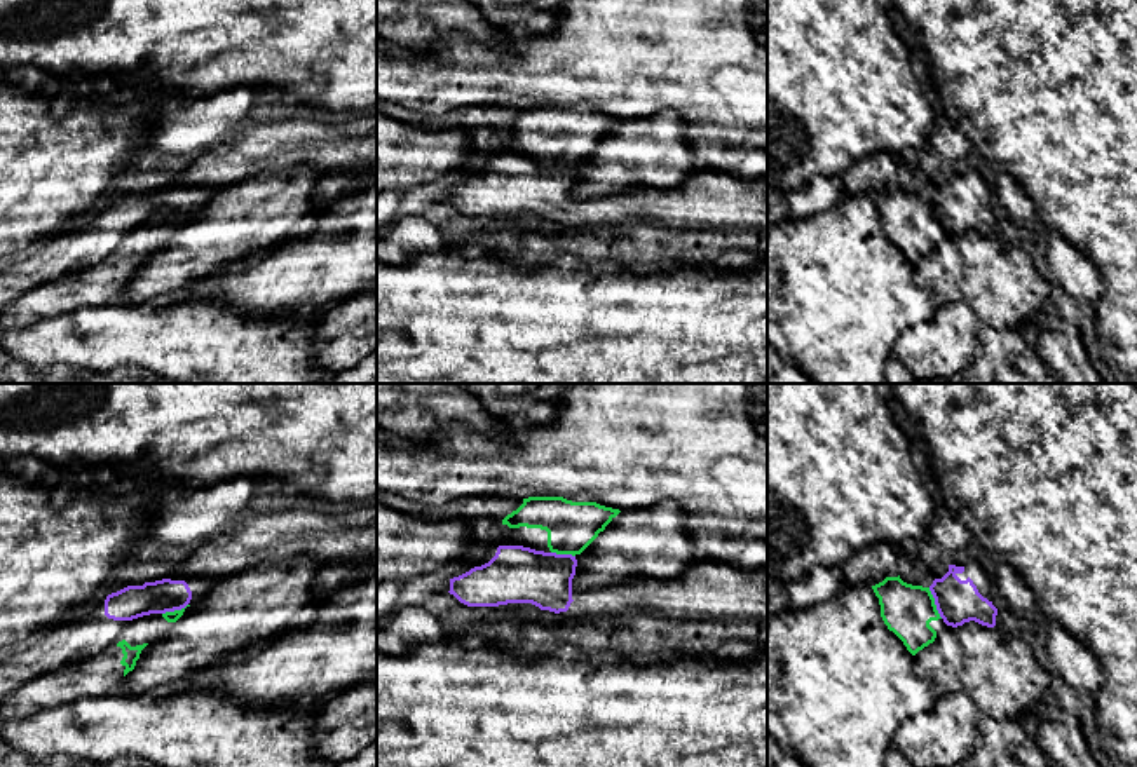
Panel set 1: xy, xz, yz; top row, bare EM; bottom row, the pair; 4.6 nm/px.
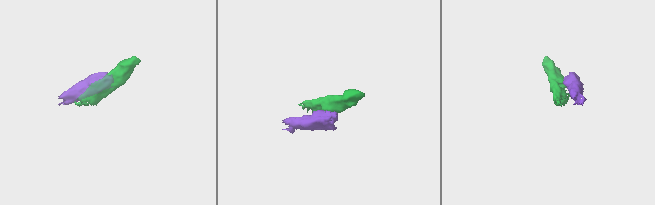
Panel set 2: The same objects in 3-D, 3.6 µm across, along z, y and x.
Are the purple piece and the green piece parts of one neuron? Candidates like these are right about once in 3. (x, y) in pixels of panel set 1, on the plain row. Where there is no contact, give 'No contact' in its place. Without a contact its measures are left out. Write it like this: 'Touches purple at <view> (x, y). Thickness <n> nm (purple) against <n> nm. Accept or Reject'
Touches purple at yz (935, 213). Thickness 200 nm (purple) against 240 nm. Reject

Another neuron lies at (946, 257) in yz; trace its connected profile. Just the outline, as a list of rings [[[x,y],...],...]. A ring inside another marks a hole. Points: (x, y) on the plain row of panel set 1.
[[[975,230],[945,235],[914,265],[914,272],[916,284],[936,300],[970,303],[984,326],[1025,333],[1043,310],[1053,282],[1038,272],[1024,249]]]

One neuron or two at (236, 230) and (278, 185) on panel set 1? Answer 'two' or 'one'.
one

